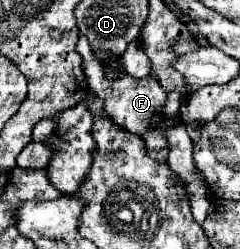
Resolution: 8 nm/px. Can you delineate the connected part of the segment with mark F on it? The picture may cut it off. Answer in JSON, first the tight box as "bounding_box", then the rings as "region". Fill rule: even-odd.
{"bounding_box":[78,35,168,135],"region":[[[84,35],[78,41],[78,53],[84,59],[84,73],[86,73],[88,85],[92,87],[90,91],[94,91],[100,99],[104,99],[106,111],[108,111],[108,115],[112,117],[114,123],[118,123],[126,131],[138,135],[138,133],[144,133],[148,127],[154,127],[154,125],[161,121],[168,93],[162,89],[162,85],[158,83],[156,77],[148,75],[148,77],[142,77],[142,79],[134,79],[132,75],[126,73],[126,75],[122,75],[120,79],[114,79],[114,81],[106,79],[102,63],[92,53],[92,47],[88,45],[88,39]]]}

